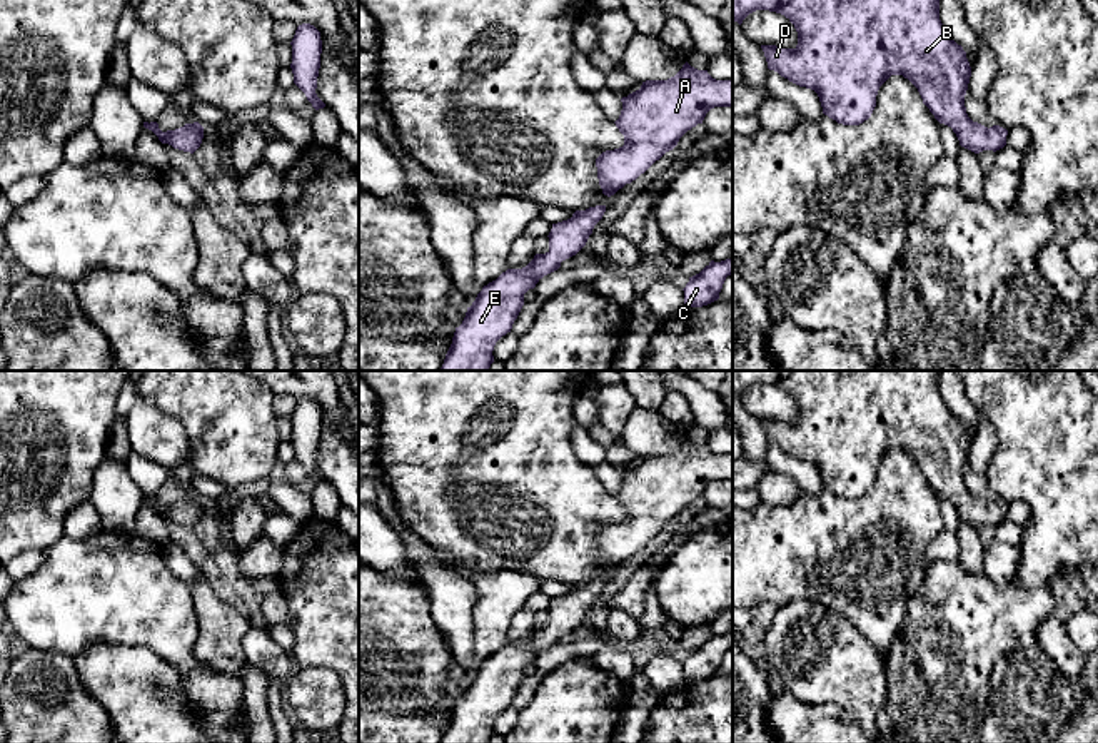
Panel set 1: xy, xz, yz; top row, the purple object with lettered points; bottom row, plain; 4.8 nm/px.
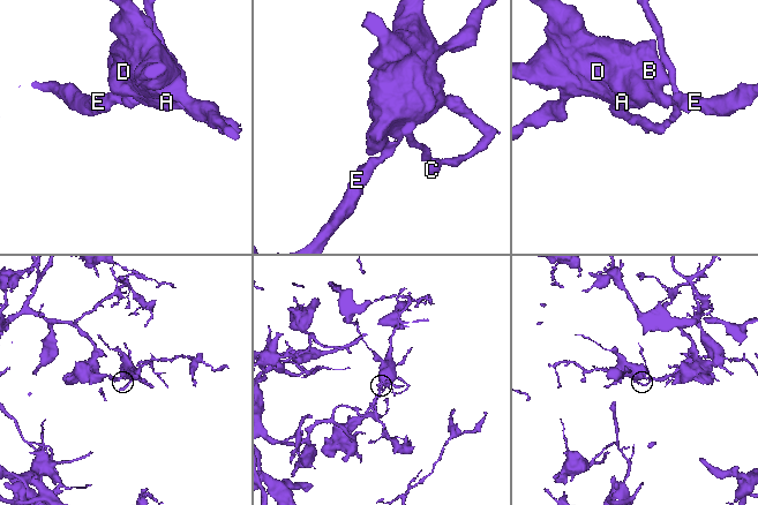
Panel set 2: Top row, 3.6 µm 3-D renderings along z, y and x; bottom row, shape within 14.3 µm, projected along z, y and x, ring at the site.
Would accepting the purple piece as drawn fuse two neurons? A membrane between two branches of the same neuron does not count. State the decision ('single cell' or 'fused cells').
single cell

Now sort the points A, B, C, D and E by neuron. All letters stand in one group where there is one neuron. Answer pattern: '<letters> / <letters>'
A B C D E

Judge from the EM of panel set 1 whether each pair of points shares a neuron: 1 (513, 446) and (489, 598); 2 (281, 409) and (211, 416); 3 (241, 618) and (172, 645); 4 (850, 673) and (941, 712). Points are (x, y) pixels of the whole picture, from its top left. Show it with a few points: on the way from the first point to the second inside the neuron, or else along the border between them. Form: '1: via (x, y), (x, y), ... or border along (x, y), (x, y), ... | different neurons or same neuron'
1: border along (461, 566), (473, 573), (504, 570), (533, 573) | different neurons
2: border along (272, 396), (272, 413), (277, 419) | different neurons
3: border along (191, 596), (197, 623), (194, 655), (217, 670) | different neurons
4: border along (883, 660), (885, 705) | different neurons

